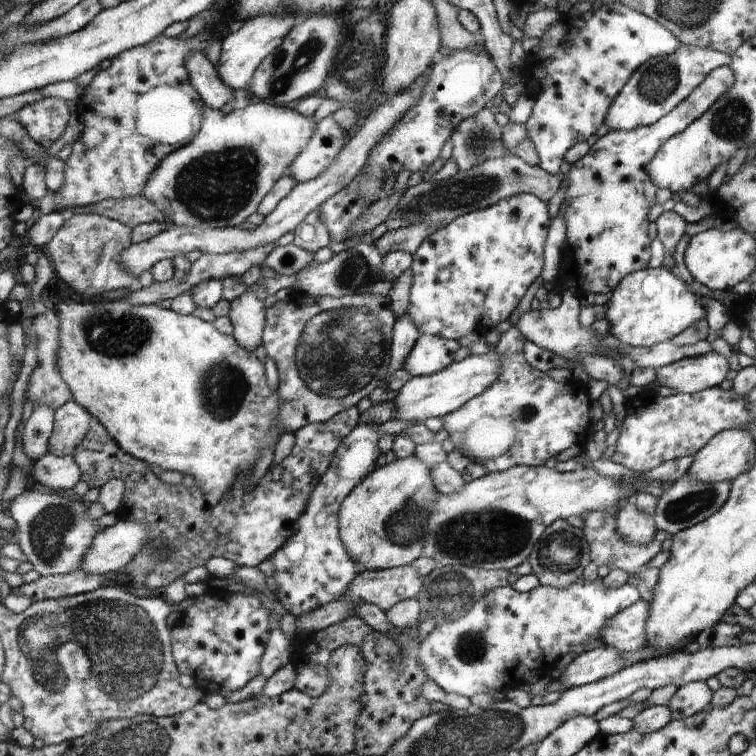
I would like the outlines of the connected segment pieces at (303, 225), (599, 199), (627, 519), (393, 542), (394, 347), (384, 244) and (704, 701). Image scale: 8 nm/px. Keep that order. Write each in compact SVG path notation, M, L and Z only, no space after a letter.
M318 210L310 212L306 218L293 230L294 235L293 243L307 250L308 252L315 253L317 250L322 250L324 246L329 246L331 242L328 229L322 214Z
M729 66L715 68L678 107L664 115L654 124L634 128L634 130L609 130L607 134L597 140L578 162L570 165L565 192L566 212L566 238L564 252L571 252L571 260L567 268L561 268L561 275L557 277L562 291L568 290L581 299L586 294L610 294L621 284L620 280L626 278L634 270L643 270L650 260L650 238L648 238L648 212L656 200L655 184L646 174L650 160L660 146L669 138L682 132L700 118L706 110L735 83L735 72Z
M634 501L626 503L617 514L616 532L624 542L648 544L658 530L654 516L638 509Z
M412 455L404 460L396 459L374 470L366 476L340 506L340 540L347 545L348 552L358 565L358 572L365 570L384 570L408 566L423 555L424 536L428 532L428 518L434 510L434 502L439 492L432 482L428 464Z
M404 314L400 316L400 320L396 320L395 336L391 344L391 371L388 376L396 370L404 369L407 356L421 334L410 314Z
M416 224L400 228L400 230L387 230L382 237L375 241L376 248L384 256L388 252L400 251L413 255L421 242L424 242L436 230L432 224Z
M694 681L678 687L667 704L671 720L682 720L694 716L697 712L706 712L711 706L713 694L714 689L707 681Z

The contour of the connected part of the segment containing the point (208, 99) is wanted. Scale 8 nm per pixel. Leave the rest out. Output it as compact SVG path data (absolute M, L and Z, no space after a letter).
M190 52L188 59L184 60L184 68L188 71L192 86L210 108L220 110L226 102L235 97L242 99L241 93L235 93L232 88L222 84L216 67L208 60L205 53Z

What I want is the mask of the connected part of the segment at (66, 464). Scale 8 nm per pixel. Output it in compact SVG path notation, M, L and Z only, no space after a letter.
M48 453L35 463L33 476L52 491L72 493L83 474L75 456L59 457Z

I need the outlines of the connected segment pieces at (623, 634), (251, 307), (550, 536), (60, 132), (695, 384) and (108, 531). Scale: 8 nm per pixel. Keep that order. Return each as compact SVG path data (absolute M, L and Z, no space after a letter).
M640 599L607 621L600 640L619 653L636 652L648 644L648 618L651 618L651 604Z
M248 288L229 304L229 317L235 339L242 348L247 348L248 352L256 352L263 339L262 330L267 324L262 300Z
M558 518L548 528L544 528L544 532L540 534L540 538L533 546L531 555L527 558L532 567L532 573L538 577L540 585L568 588L582 576L584 568L591 561L590 547L582 534L582 529L568 524L566 519L568 518Z
M48 96L34 104L28 104L14 118L27 128L34 140L39 142L42 151L52 148L58 140L62 140L68 122L70 108L64 98Z
M715 351L706 356L685 358L678 362L656 368L656 384L668 386L677 393L698 393L719 387L728 376L728 359Z
M118 521L102 530L92 550L88 552L82 569L96 576L124 569L128 562L147 544L150 528L138 522Z

